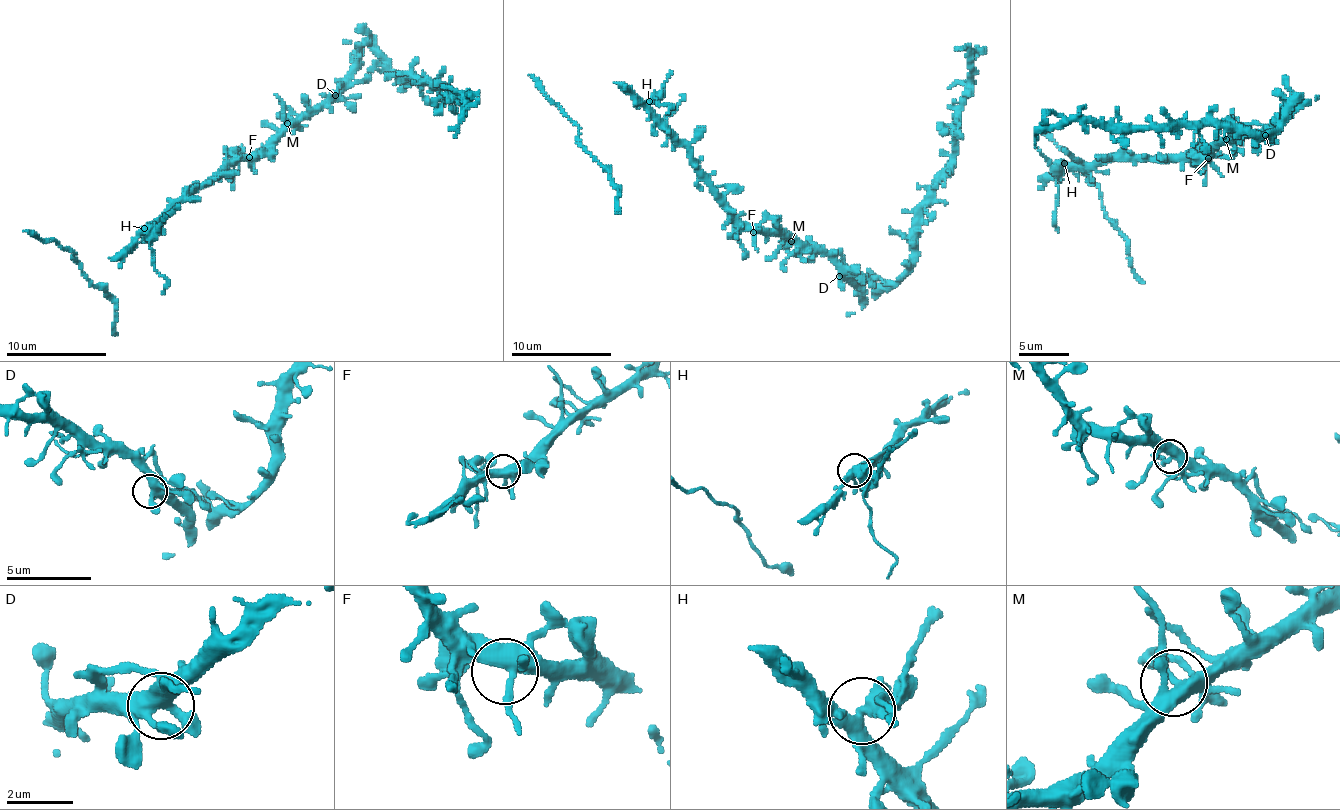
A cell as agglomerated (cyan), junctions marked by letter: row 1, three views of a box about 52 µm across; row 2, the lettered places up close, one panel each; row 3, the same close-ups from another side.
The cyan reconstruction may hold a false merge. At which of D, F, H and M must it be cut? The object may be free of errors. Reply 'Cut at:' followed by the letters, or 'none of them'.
Cut at: H

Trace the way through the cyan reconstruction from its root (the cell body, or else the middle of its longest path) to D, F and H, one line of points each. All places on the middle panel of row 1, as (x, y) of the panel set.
D: (786, 239), (819, 249), (836, 266), (839, 276)
F: (786, 239), (765, 230), (753, 232)
H: (786, 239), (748, 227), (733, 214), (725, 197), (690, 155), (690, 148), (654, 113), (649, 101)

